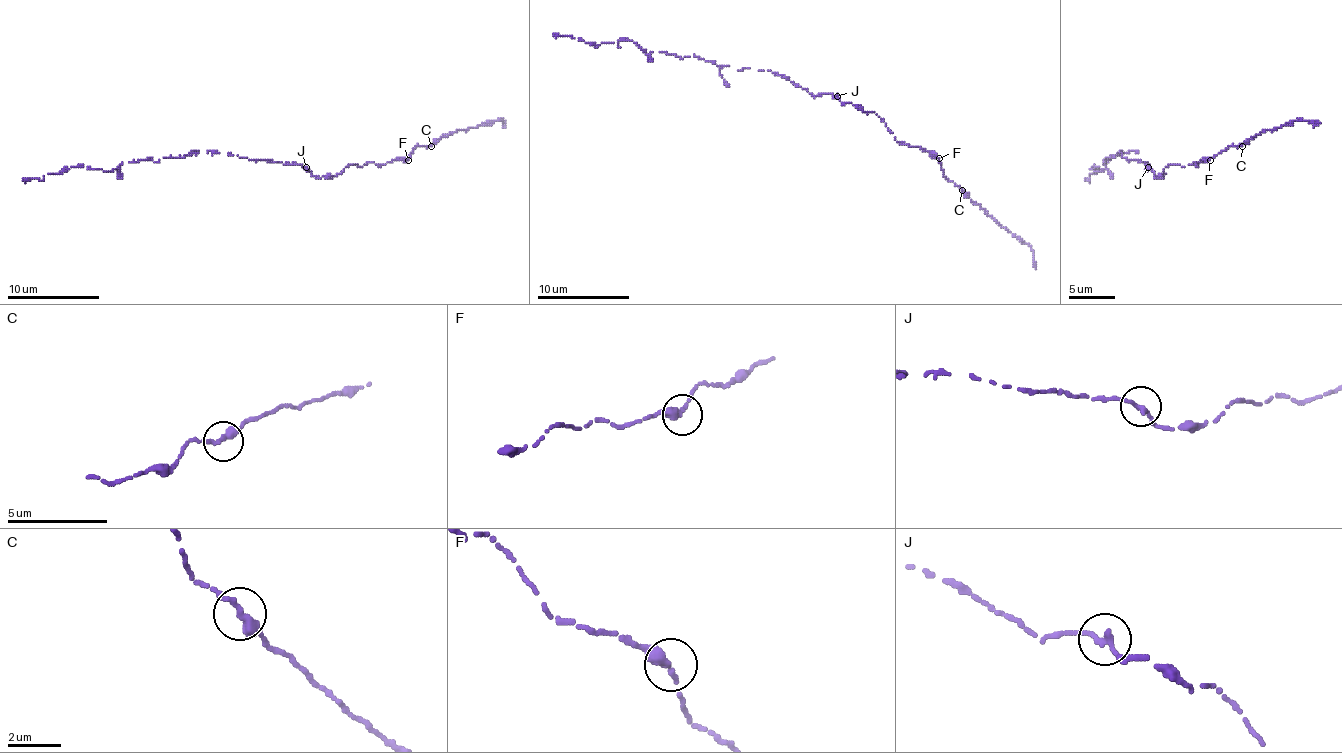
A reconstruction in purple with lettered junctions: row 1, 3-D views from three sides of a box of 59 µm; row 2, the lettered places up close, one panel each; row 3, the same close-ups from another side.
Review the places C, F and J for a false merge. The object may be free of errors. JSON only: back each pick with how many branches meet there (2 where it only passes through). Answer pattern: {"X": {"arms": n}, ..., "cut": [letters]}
{"cut": []}

